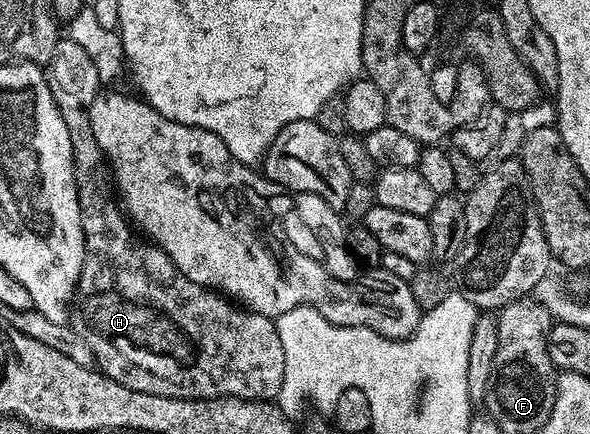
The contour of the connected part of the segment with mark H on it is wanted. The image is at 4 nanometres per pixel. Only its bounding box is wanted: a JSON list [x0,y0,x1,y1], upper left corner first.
[46,36,284,399]

